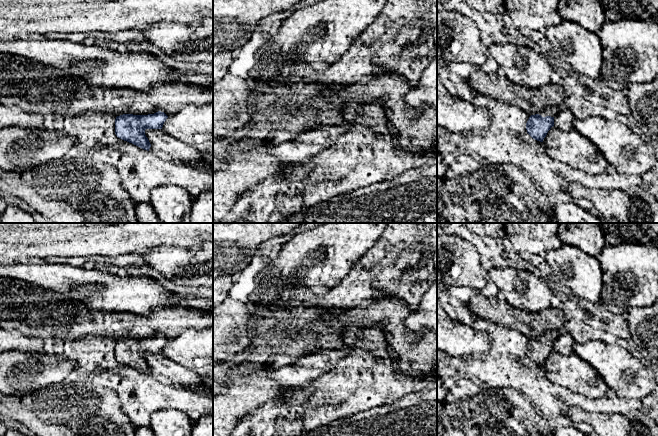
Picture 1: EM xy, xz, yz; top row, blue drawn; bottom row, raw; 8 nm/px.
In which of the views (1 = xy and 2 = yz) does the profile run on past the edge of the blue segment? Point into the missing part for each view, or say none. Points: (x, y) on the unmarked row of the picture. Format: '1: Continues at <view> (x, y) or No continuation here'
1: No continuation here
2: Continues at yz (553, 335)

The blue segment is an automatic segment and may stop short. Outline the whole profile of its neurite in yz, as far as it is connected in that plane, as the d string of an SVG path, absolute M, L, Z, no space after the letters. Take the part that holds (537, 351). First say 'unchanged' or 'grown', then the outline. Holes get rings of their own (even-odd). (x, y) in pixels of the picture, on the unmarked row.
grown; M548 330L543 336L531 339L526 347L527 357L535 364L543 366L548 355L554 350L554 342L563 331Z

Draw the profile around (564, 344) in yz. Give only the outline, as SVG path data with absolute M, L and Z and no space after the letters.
M563 332L561 336L554 341L554 350L563 355L570 355L573 353L574 339L568 334Z

